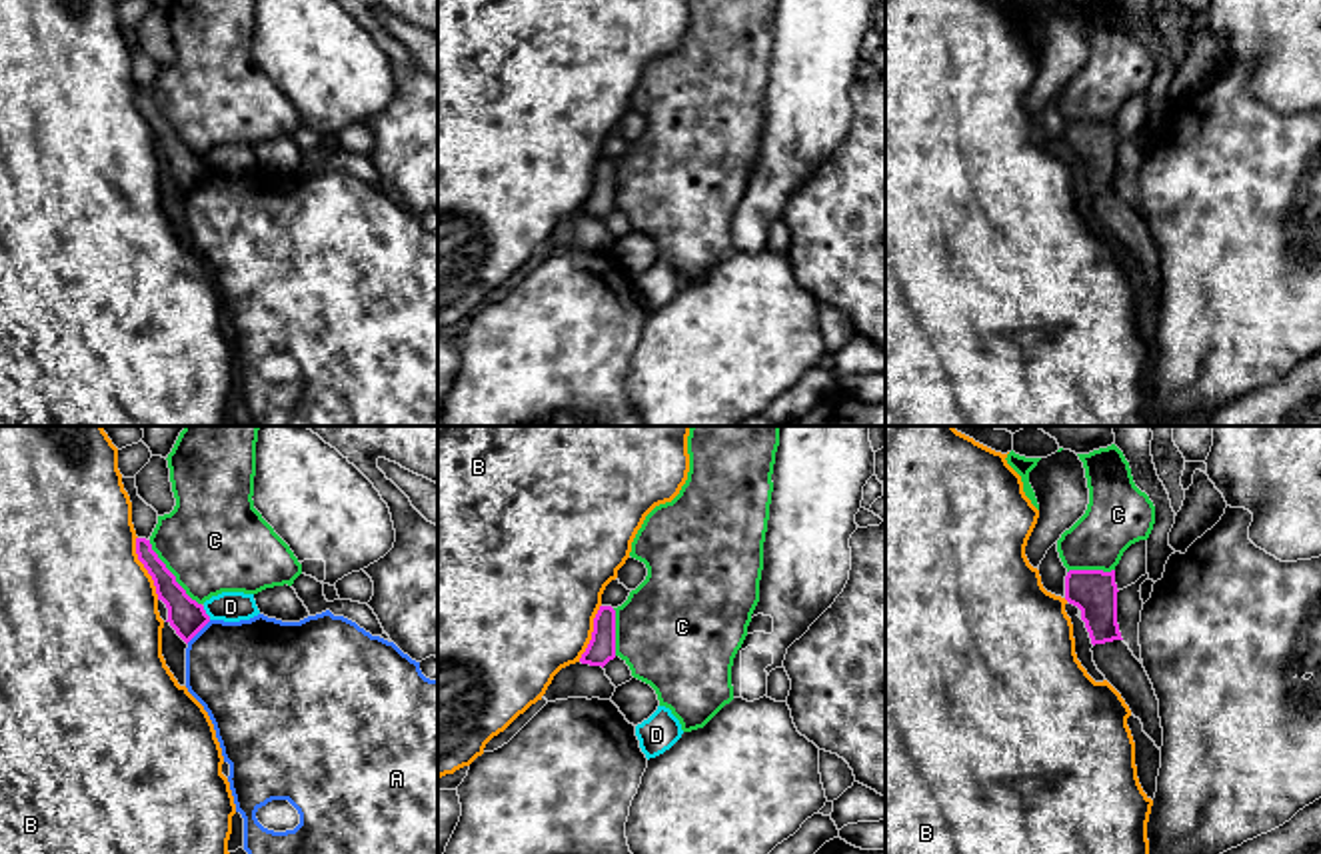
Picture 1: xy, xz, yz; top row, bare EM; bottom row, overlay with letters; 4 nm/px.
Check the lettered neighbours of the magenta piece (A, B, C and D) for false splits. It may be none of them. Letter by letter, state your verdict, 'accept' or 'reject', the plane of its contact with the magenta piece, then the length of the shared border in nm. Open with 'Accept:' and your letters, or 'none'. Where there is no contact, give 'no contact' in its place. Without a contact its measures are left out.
Accept: none
A: reject; contact in xy; length 140 nm
B: reject; contact in xy; length 280 nm
C: reject; contact in xy; length 340 nm
D: reject; contact in xy; length 70 nm

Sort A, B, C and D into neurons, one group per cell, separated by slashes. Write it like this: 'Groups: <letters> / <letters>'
Groups: A / B / C / D

